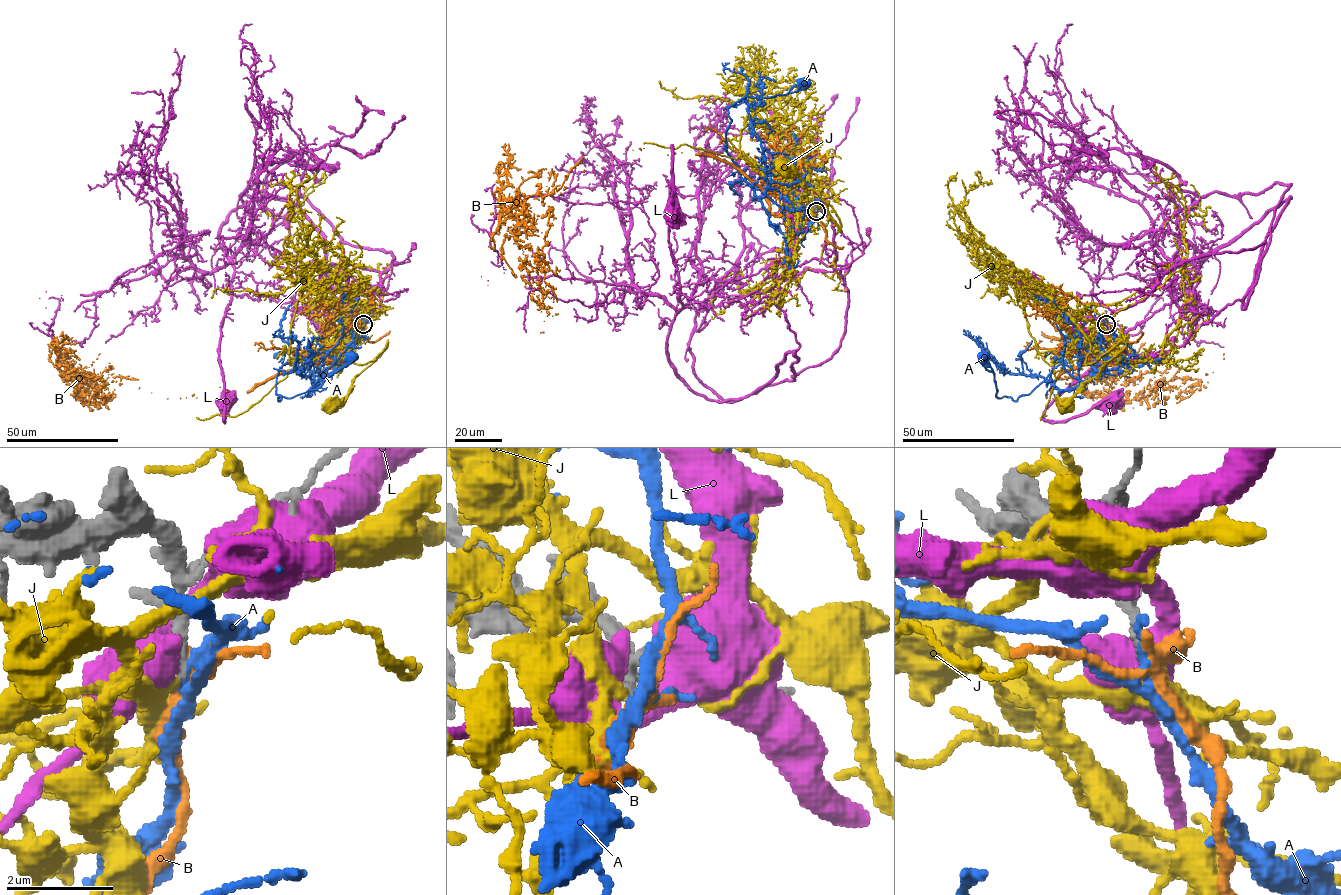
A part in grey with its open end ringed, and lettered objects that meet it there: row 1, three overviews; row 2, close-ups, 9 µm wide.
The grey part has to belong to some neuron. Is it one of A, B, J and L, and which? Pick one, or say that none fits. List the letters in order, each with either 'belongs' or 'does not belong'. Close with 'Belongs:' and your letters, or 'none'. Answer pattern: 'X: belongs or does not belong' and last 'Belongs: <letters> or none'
A: does not belong
B: does not belong
J: belongs
L: does not belong
Belongs: J

